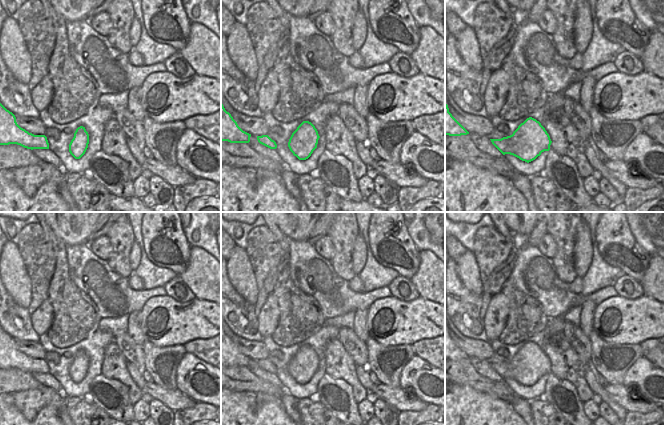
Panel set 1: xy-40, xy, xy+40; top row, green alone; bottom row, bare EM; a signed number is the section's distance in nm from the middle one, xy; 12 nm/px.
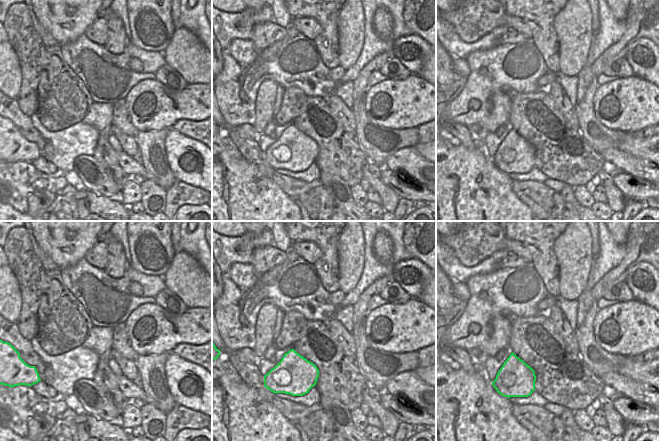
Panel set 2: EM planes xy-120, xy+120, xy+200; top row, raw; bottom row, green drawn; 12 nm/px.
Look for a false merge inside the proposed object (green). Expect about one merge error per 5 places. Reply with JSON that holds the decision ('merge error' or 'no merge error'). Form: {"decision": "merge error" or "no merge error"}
{"decision": "no merge error"}

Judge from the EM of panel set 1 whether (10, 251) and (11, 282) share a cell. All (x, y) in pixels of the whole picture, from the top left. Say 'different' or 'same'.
same

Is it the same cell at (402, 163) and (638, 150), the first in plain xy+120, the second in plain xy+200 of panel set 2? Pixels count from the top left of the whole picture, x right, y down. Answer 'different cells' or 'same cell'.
different cells

